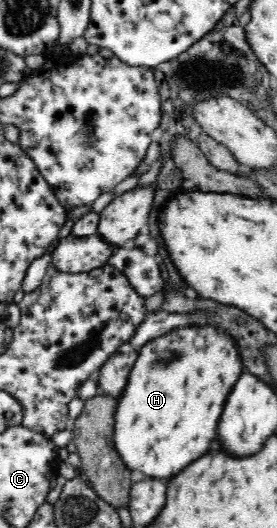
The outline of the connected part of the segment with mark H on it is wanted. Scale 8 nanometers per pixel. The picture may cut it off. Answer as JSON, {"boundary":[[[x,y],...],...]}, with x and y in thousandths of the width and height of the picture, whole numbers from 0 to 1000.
{"boundary":[[[675,619],[545,642],[502,659],[484,691],[455,714],[440,748],[415,759],[408,833],[412,854],[462,892],[498,892],[523,905],[621,907],[657,896],[693,873],[758,854],[780,824],[787,786],[801,782],[816,752],[874,708],[859,665],[830,638],[765,619]]]}

